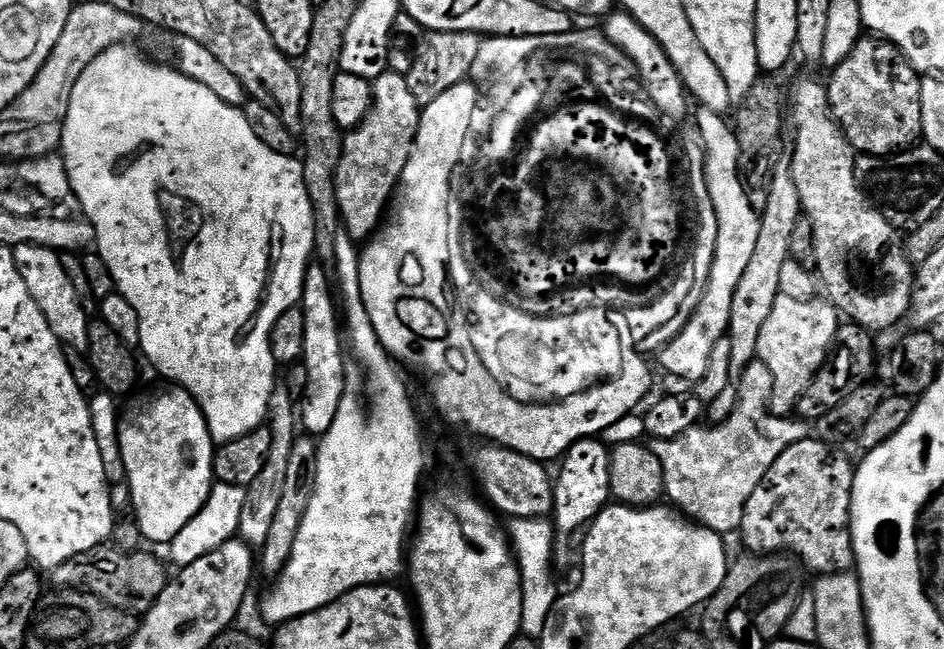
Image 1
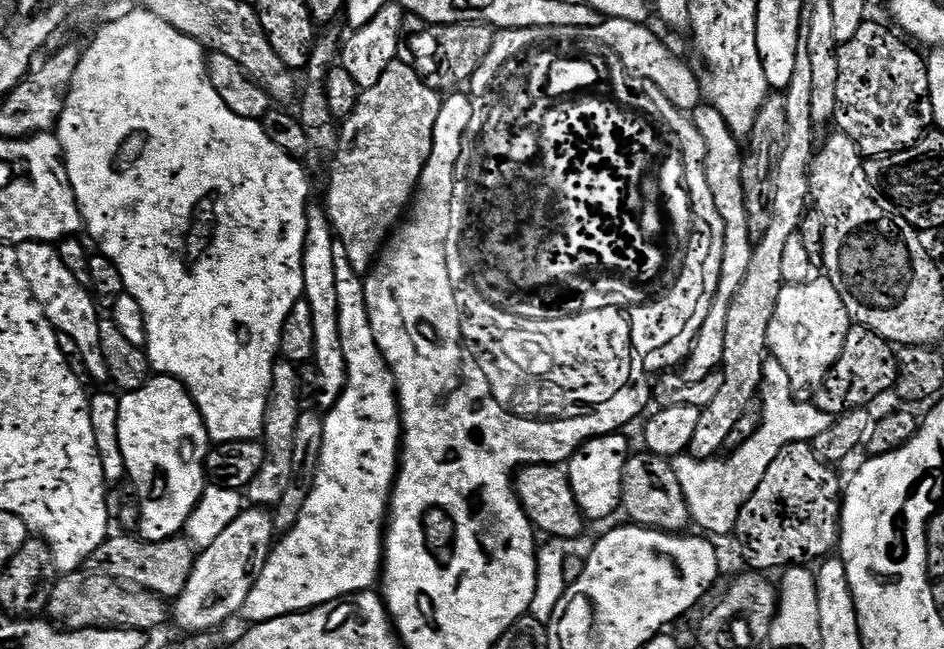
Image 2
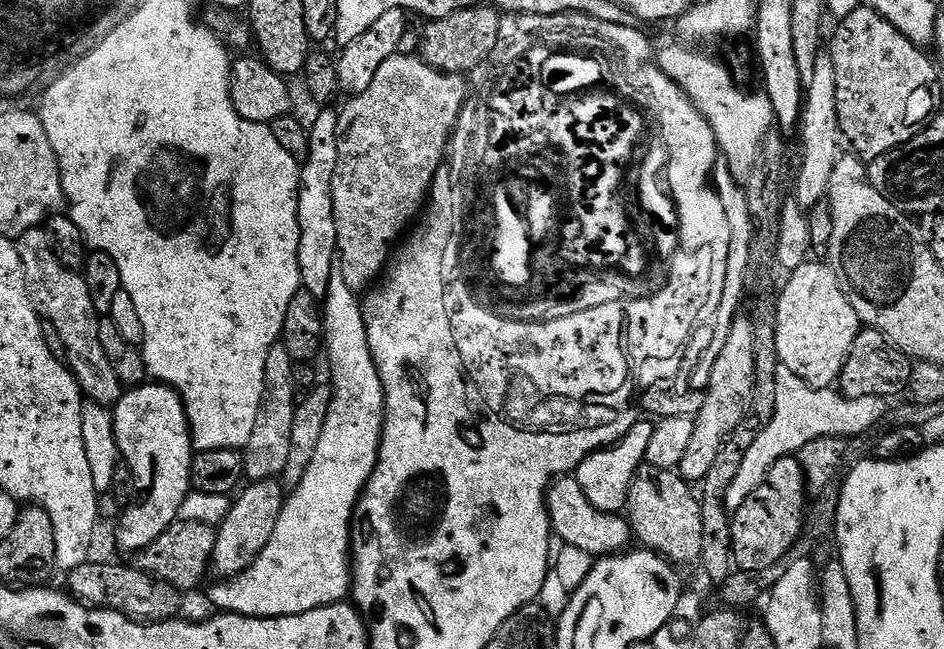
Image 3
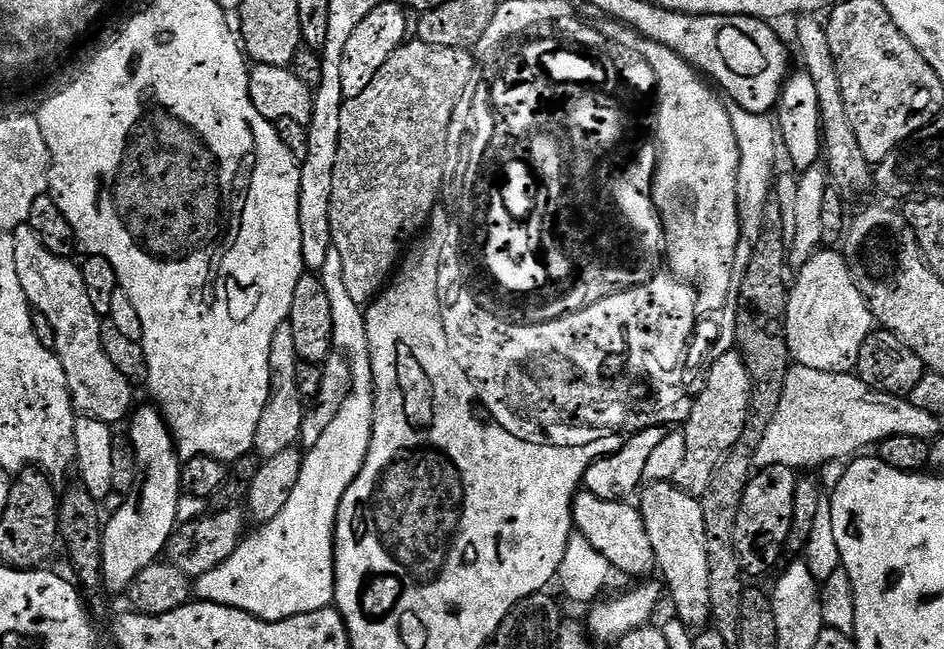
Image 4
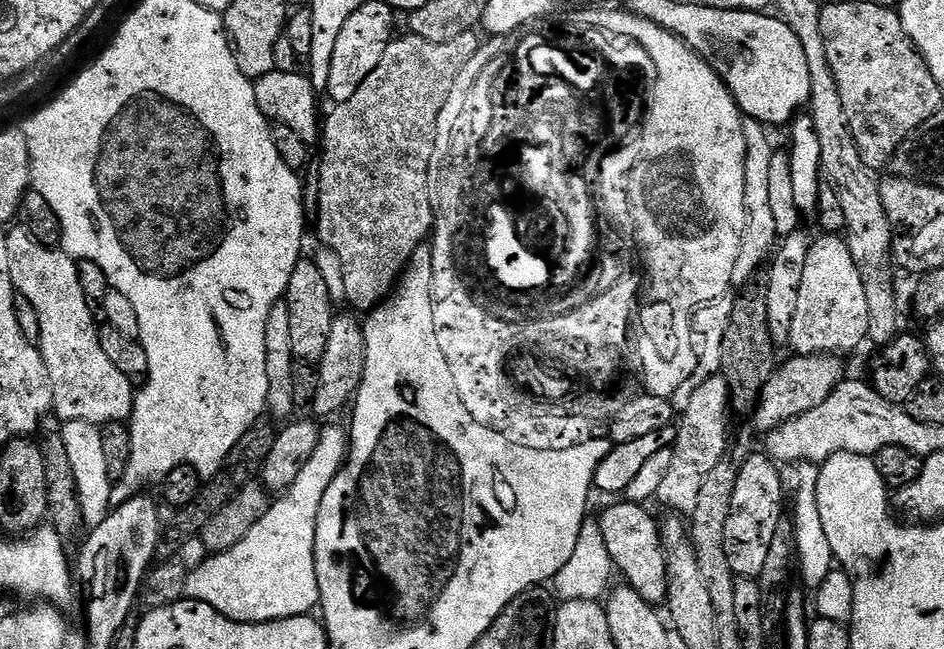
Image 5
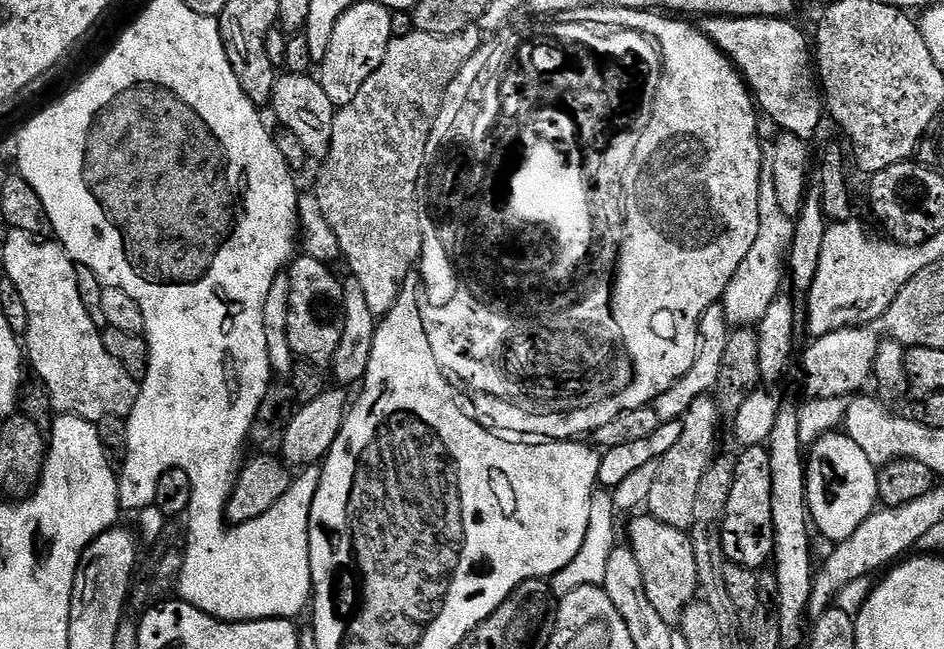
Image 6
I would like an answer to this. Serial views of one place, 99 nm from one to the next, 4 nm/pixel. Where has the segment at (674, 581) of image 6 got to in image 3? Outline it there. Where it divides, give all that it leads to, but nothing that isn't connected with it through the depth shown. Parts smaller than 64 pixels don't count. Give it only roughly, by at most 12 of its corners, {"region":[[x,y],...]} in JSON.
{"region":[[572,474],[553,479],[555,539],[593,558],[634,540],[623,515],[590,506]]}

